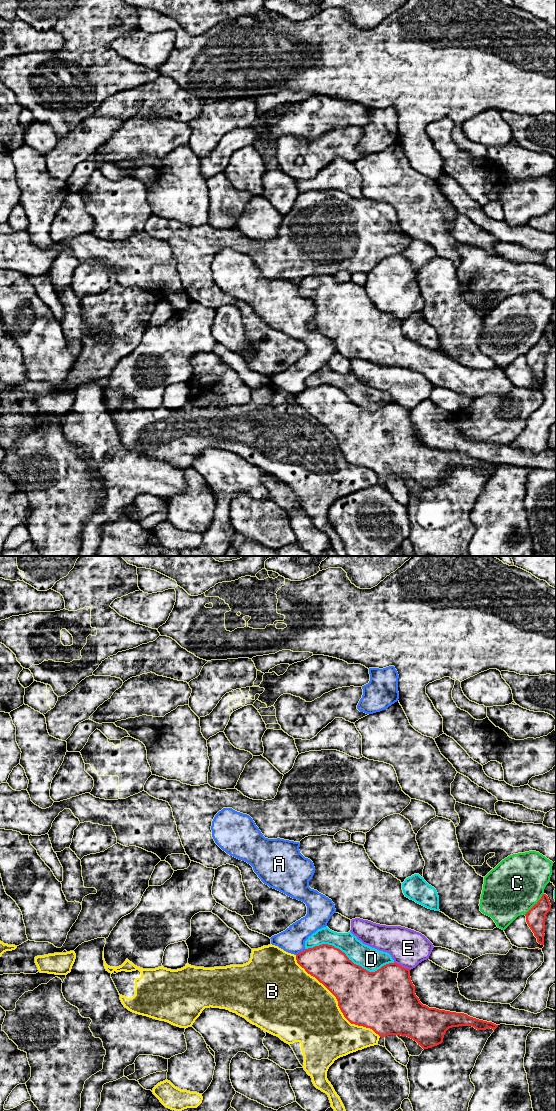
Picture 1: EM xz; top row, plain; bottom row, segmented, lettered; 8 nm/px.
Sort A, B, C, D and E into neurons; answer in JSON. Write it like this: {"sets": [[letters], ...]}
{"sets": [["A"], ["B"], ["C"], ["D"], ["E"]]}

